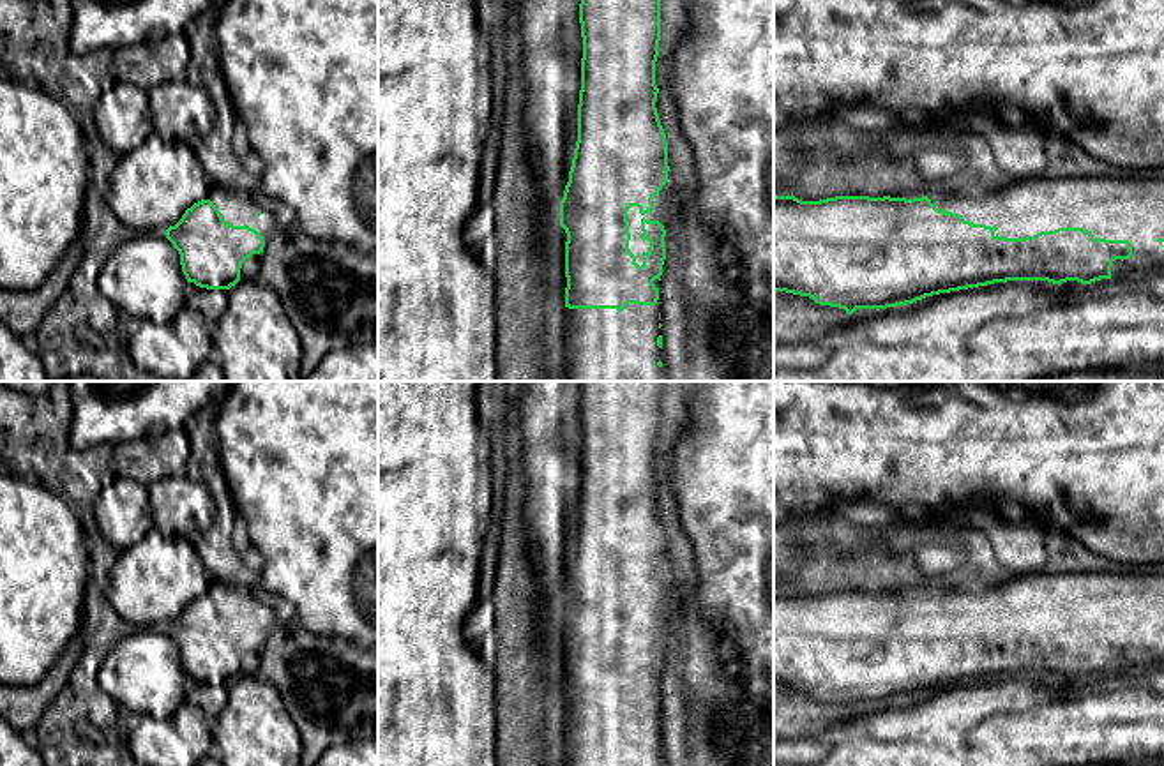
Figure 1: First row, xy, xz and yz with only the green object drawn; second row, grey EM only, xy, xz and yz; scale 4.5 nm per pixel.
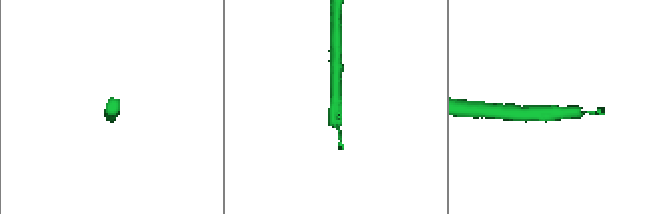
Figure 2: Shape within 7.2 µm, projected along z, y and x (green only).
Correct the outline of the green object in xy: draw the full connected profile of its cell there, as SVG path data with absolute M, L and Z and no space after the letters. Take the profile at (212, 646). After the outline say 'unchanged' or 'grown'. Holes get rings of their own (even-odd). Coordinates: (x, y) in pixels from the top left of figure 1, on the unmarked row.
M212 581L207 593L185 605L164 630L180 650L187 678L207 685L230 685L240 676L247 653L260 653L277 621L274 609L251 595L247 586Z; grown

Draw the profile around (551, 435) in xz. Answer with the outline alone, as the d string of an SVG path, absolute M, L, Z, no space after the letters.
M523 381L523 526L533 607L560 604L578 537L581 381Z

